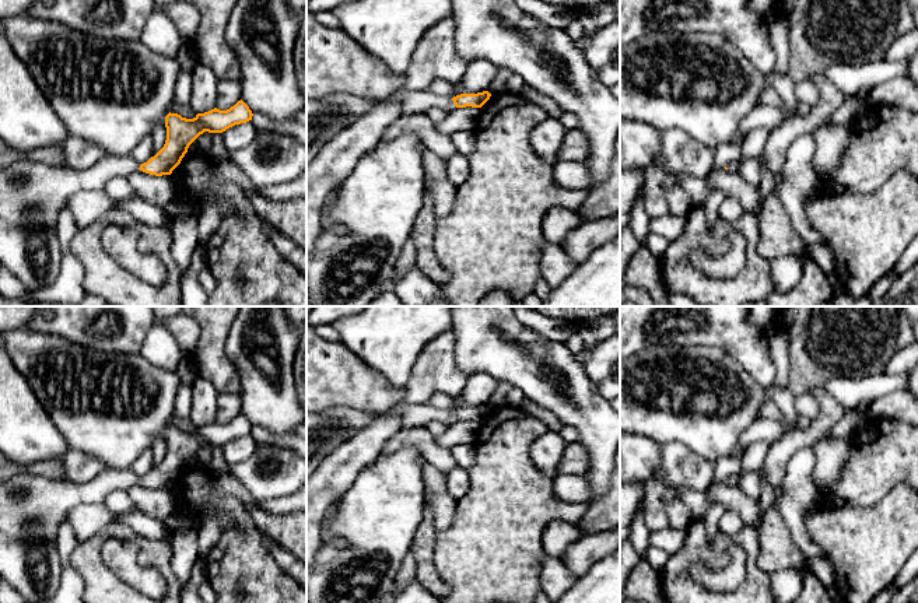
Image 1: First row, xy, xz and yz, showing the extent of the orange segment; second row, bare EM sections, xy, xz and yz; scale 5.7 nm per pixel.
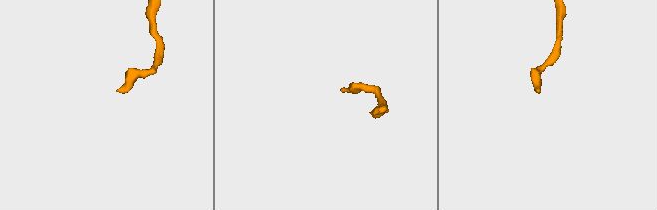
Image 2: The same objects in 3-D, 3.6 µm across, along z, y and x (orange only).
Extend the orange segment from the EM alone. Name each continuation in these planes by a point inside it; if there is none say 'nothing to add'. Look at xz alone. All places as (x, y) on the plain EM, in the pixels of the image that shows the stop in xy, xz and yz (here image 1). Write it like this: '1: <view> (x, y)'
1: xz (413, 416)

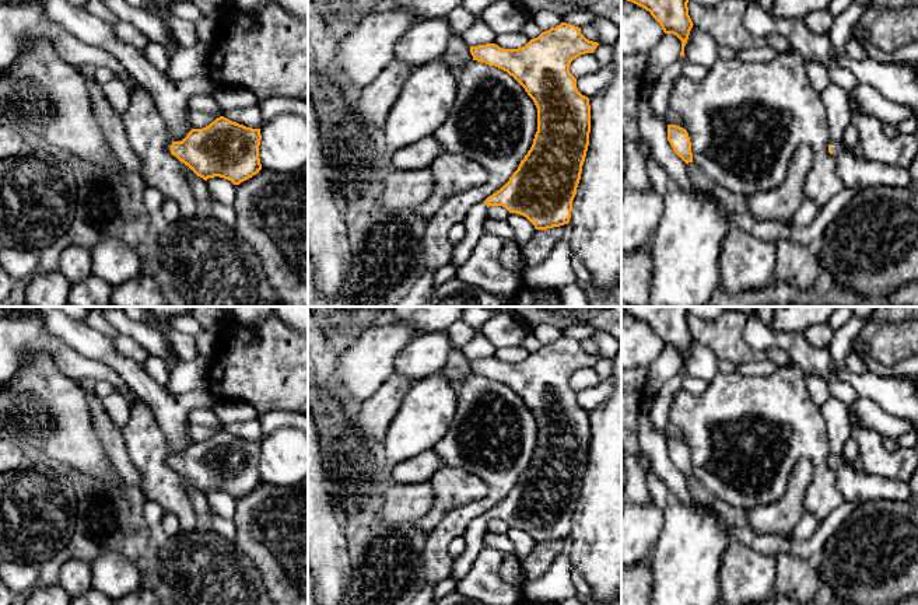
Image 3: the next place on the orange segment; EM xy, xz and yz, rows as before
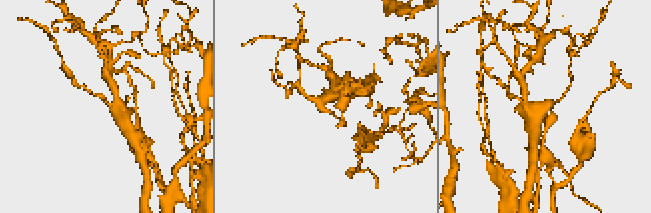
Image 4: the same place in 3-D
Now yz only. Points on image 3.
1: yz (836, 461)

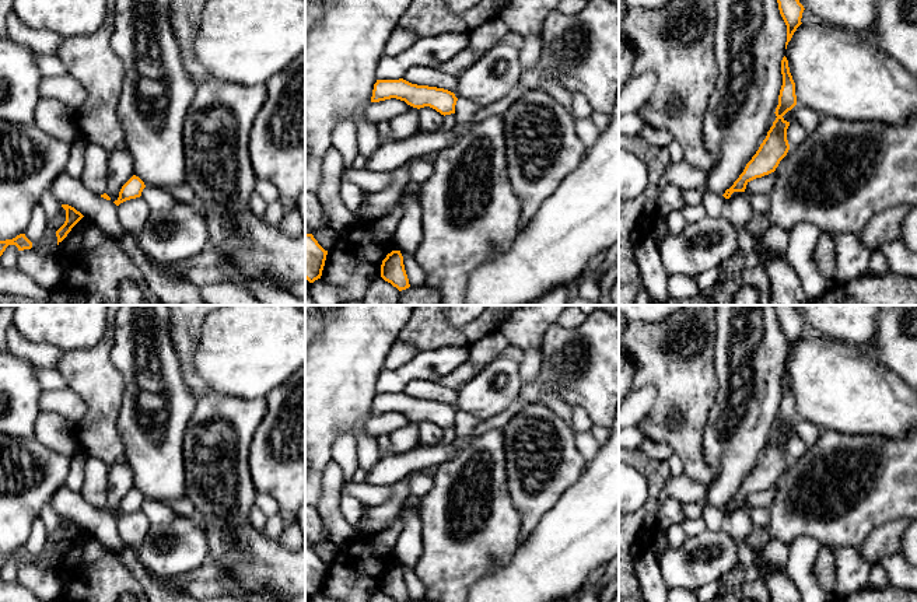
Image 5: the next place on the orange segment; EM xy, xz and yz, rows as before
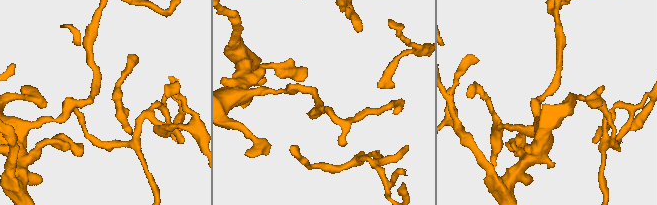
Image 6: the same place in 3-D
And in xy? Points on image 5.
nothing to add

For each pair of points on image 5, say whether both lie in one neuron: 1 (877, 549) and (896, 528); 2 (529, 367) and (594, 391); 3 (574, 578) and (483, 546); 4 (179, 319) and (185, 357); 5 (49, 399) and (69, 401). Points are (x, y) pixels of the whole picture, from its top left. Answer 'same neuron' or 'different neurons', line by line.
1: same neuron
2: different neurons
3: different neurons
4: same neuron
5: same neuron

